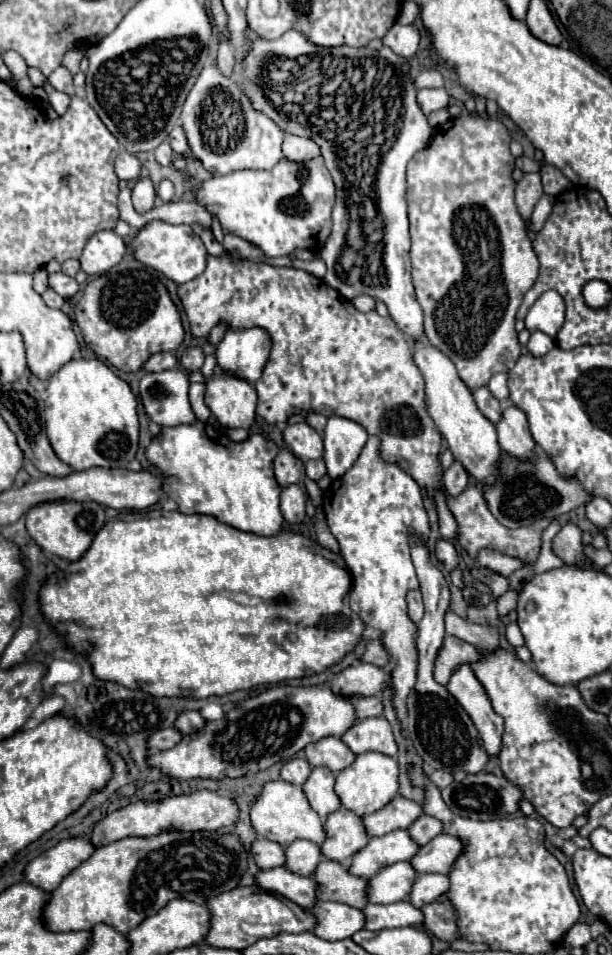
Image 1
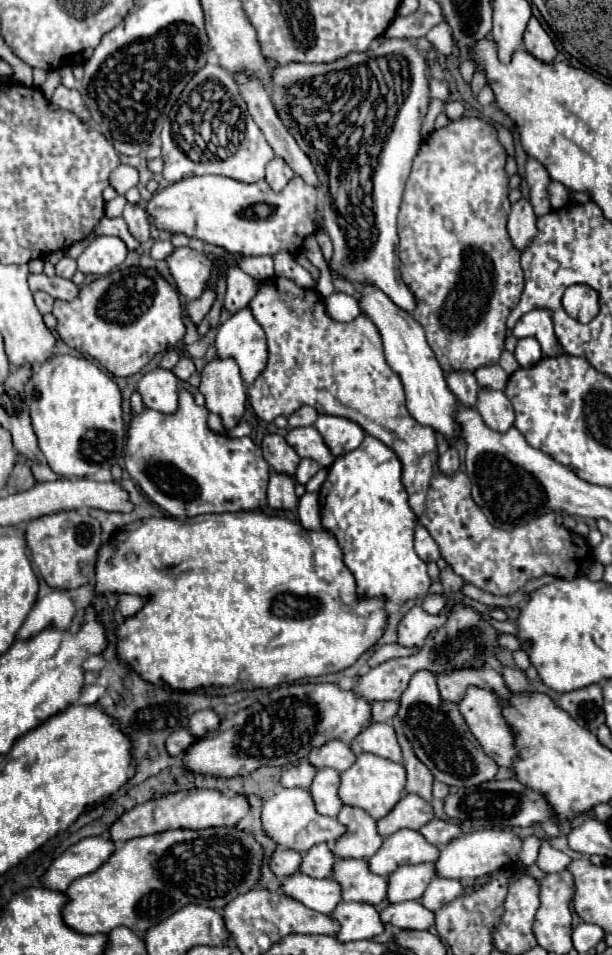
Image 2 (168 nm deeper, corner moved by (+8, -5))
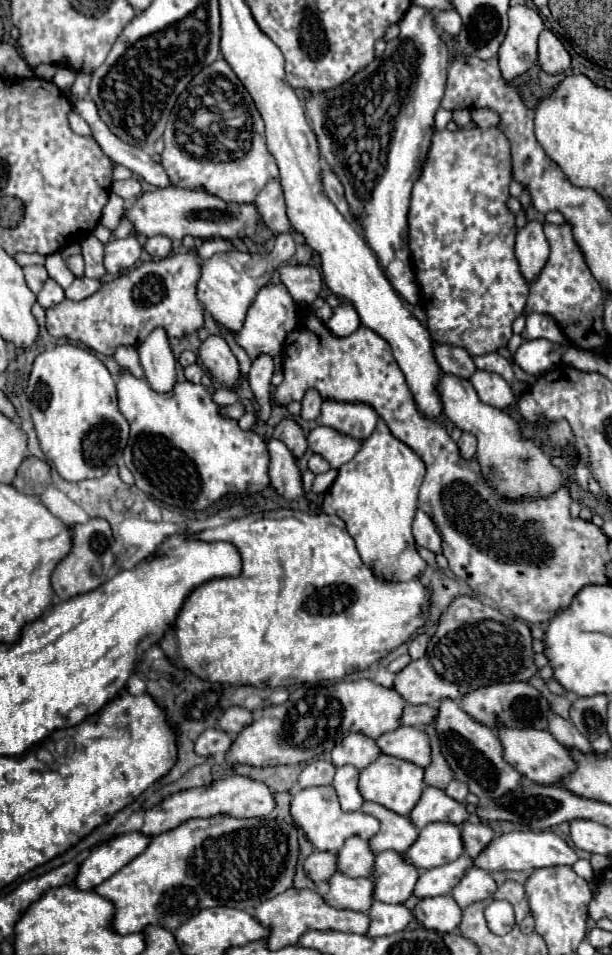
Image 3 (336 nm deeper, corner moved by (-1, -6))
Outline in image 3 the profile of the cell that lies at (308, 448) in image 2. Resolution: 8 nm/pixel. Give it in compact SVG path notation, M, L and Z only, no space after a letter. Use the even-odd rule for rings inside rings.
M317 426L309 432L307 444L315 454L323 456L331 464L331 468L339 468L355 456L361 442L351 436L343 436L333 428Z

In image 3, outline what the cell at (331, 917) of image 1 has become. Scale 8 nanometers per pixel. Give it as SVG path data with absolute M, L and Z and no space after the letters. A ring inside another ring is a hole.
M373 902L367 912L371 924L365 936L389 936L395 932L401 932L411 920L411 910L403 904L385 904L385 902Z

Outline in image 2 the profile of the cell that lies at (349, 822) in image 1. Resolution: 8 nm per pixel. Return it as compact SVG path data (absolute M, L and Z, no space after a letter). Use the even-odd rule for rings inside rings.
M344 805L338 813L338 821L348 827L348 831L332 845L336 857L346 859L370 859L384 843L384 837L378 835L376 819L366 815L366 811L358 807Z

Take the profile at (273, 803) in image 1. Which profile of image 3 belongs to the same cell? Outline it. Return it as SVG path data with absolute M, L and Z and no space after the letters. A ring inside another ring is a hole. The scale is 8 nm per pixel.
M331 786L321 788L305 788L299 794L291 798L291 810L289 810L293 822L303 830L305 838L311 842L315 850L329 850L337 852L345 838L359 836L363 840L369 840L379 830L379 820L373 816L367 816L363 812L343 812L339 808L339 800L335 796L335 790Z

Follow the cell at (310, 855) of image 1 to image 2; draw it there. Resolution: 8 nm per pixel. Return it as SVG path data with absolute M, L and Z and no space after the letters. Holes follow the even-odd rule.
M320 843L304 853L304 861L300 867L300 873L306 873L310 877L332 877L332 869L338 857L332 853L332 847L328 843Z

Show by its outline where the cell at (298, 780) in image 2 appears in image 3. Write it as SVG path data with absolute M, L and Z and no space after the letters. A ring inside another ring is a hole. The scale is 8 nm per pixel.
M317 760L307 764L301 774L299 774L299 786L309 788L309 786L327 786L331 784L335 774L335 766L327 760Z

